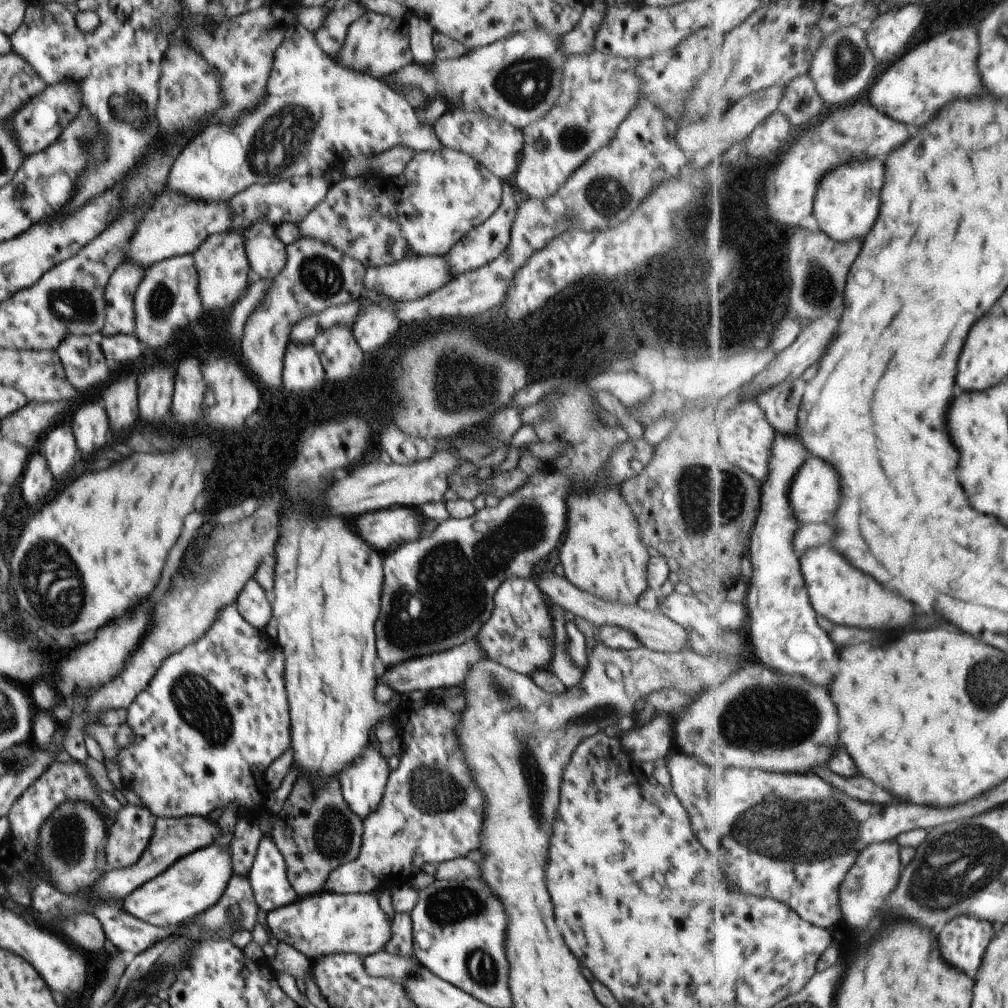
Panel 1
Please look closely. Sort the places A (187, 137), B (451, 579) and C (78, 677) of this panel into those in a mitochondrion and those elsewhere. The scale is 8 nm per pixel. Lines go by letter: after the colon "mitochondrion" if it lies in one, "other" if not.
A: other
B: mitochondrion
C: other

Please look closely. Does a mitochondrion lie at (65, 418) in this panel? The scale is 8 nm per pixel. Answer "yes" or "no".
no

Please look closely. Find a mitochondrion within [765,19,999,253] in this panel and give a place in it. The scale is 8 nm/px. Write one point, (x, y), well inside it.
(848, 59)

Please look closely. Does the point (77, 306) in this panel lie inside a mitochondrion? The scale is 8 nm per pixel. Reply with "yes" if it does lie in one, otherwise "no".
yes

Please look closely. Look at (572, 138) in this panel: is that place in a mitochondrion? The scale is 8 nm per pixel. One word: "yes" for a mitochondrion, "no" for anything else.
yes

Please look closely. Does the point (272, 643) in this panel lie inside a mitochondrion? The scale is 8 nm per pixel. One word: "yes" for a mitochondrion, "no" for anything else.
no

